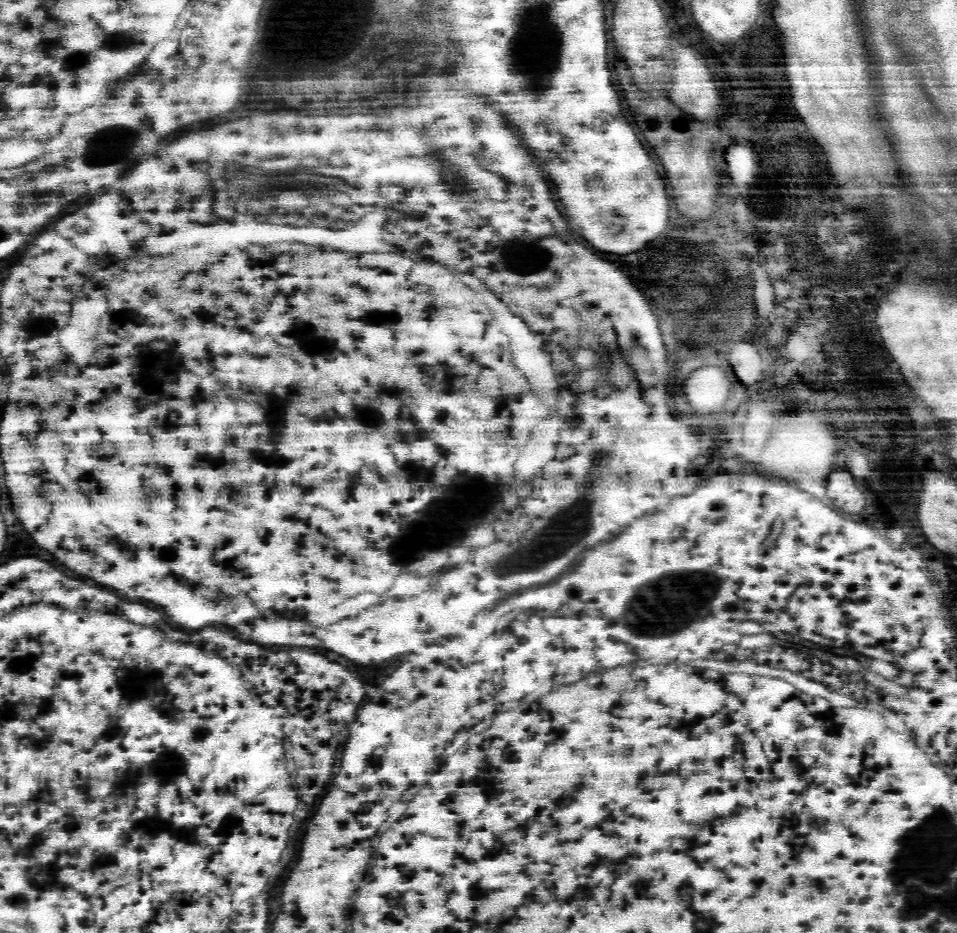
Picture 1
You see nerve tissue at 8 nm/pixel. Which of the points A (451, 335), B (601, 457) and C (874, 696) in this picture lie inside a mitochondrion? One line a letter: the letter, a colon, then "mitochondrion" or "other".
A: other
B: mitochondrion
C: mitochondrion

